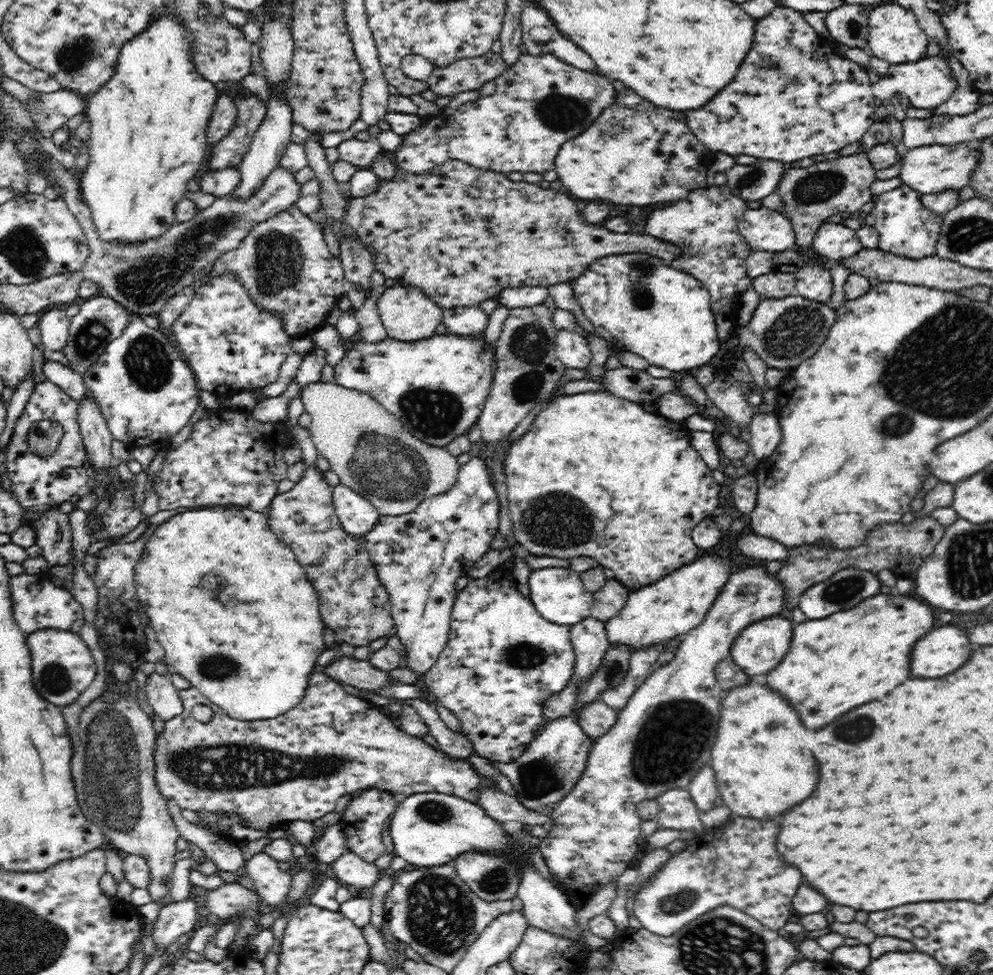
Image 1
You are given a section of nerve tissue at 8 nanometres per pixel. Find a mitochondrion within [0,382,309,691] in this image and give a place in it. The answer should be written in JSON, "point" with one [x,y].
{"point":[216,665]}

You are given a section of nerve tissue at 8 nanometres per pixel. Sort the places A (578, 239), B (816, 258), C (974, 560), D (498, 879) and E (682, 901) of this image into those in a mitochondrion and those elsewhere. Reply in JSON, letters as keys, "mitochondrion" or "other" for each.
{"A":"other","B":"other","C":"mitochondrion","D":"mitochondrion","E":"mitochondrion"}

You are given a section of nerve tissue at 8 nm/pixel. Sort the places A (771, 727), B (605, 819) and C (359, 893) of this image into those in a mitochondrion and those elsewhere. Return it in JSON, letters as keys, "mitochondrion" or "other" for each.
{"A":"mitochondrion","B":"other","C":"other"}

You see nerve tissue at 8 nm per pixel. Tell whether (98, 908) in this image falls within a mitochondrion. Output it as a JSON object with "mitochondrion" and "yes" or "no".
{"mitochondrion":"no"}

